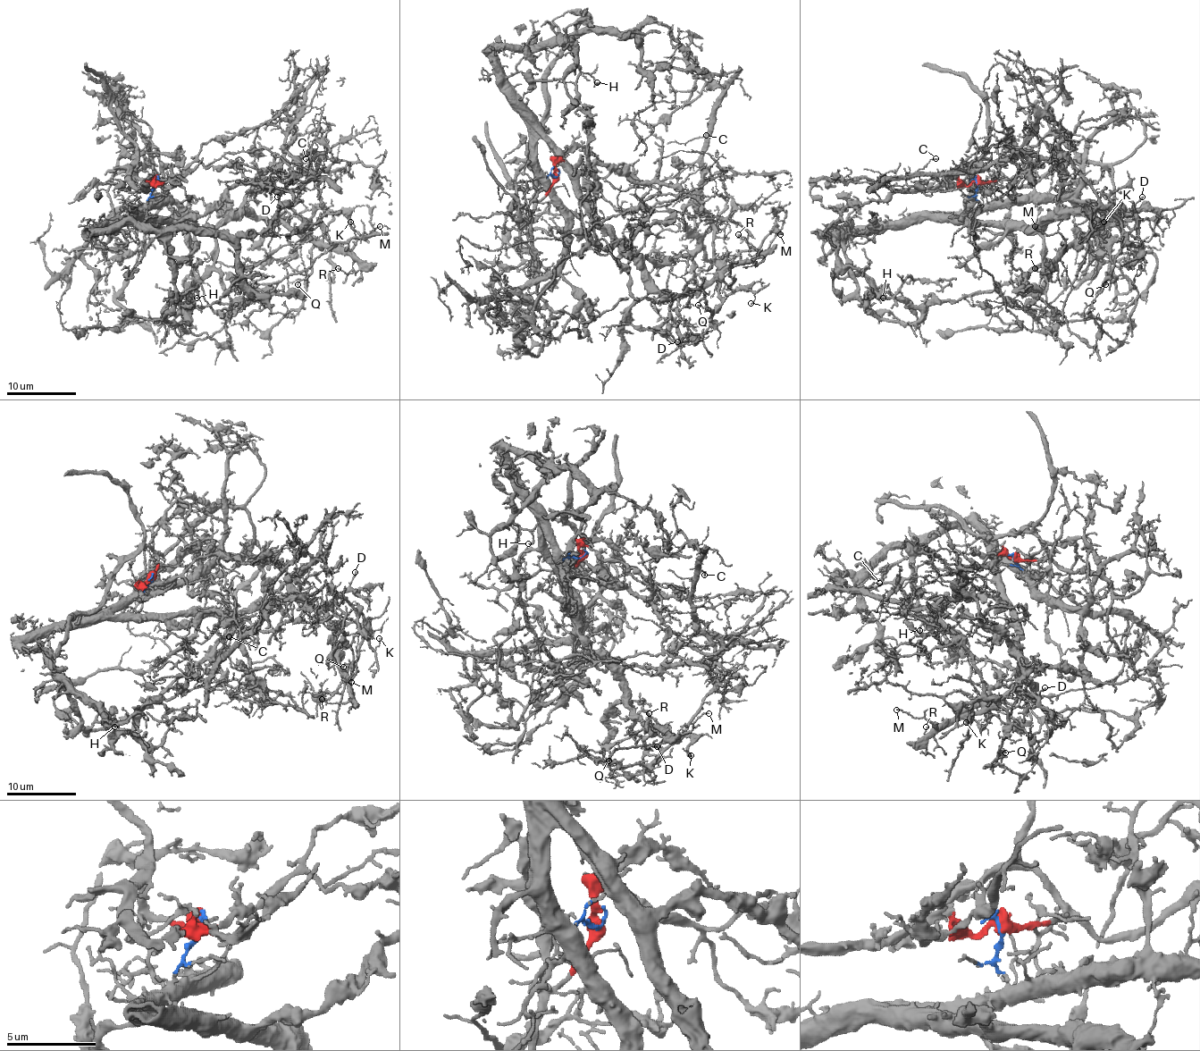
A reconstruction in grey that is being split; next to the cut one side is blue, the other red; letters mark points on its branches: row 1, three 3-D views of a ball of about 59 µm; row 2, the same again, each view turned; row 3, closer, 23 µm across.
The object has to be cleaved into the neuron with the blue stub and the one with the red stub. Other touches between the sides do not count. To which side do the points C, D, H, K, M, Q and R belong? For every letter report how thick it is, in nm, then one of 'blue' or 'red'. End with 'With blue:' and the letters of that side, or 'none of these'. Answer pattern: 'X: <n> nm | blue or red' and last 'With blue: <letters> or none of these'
C: 120 nm | red
D: 190 nm | blue
H: 170 nm | blue
K: 130 nm | red
M: 130 nm | blue
Q: 150 nm | red
R: 130 nm | blue
With blue: D, H, M, R

